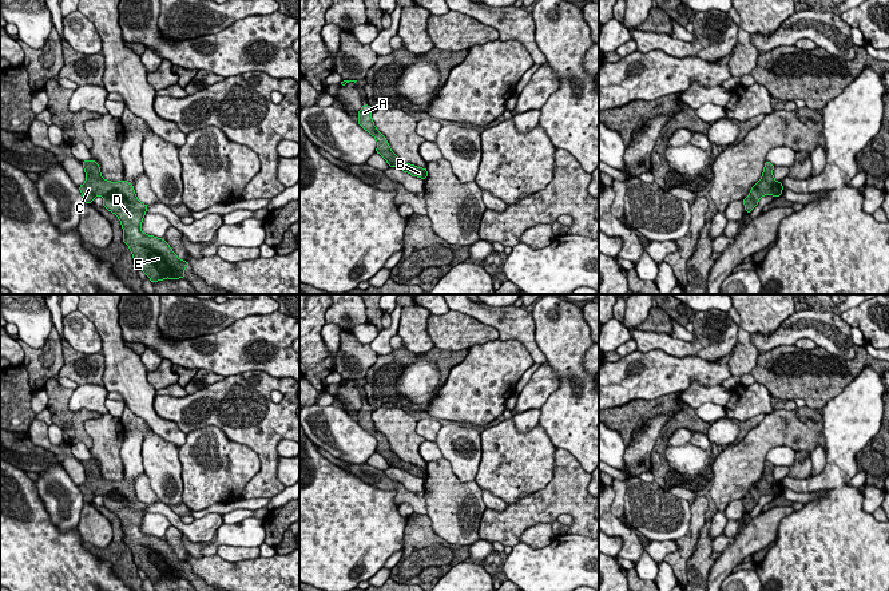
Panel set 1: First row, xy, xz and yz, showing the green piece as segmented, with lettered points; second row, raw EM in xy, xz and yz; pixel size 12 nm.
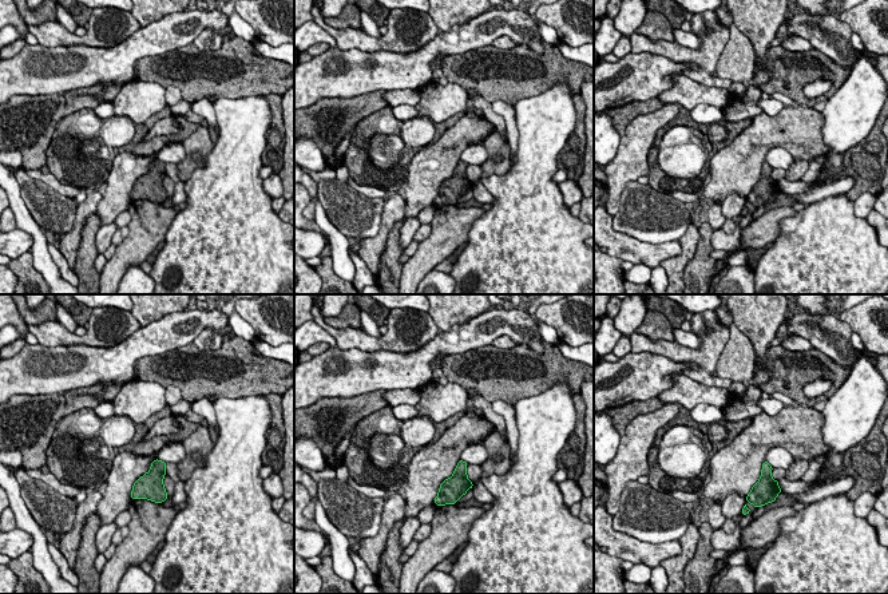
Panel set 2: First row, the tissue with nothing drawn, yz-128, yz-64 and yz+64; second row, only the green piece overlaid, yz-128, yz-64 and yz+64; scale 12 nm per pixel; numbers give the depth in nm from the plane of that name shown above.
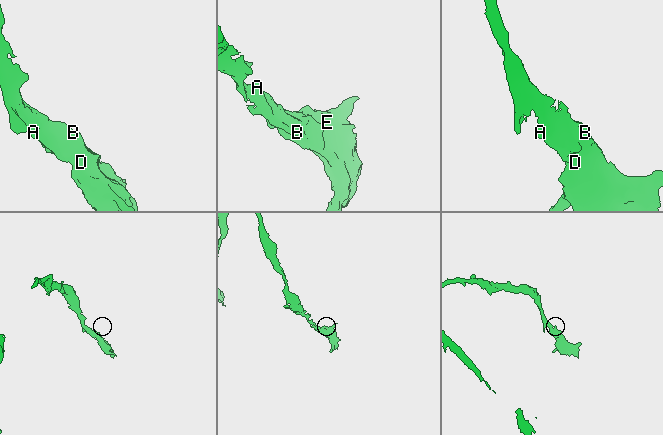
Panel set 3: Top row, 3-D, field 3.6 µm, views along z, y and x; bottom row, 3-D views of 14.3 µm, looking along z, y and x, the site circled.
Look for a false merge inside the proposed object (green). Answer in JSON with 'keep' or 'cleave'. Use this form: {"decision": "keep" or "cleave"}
{"decision": "keep"}

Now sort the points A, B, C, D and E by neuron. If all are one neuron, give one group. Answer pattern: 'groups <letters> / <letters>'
groups A B C D E

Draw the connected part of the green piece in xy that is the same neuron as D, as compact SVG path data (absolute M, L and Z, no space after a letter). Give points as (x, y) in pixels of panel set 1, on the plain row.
M84 460L82 464L86 472L86 481L79 485L83 501L92 503L99 495L103 497L103 505L122 523L123 542L131 550L136 567L144 571L152 583L166 578L184 578L184 568L190 567L190 563L179 559L167 540L142 531L148 504L136 497L134 484L124 479L106 480L95 460Z

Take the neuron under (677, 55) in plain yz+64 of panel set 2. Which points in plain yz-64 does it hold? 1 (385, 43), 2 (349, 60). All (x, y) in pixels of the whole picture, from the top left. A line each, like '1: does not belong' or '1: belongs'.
1: belongs
2: does not belong

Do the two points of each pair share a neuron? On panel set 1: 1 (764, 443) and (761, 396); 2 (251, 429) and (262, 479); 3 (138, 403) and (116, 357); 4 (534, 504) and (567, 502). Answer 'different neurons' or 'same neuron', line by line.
1: different neurons
2: same neuron
3: same neuron
4: same neuron

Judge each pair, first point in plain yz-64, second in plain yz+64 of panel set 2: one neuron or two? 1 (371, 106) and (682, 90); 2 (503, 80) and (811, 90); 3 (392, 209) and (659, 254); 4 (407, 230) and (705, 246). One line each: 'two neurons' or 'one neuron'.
1: two neurons
2: two neurons
3: two neurons
4: two neurons

